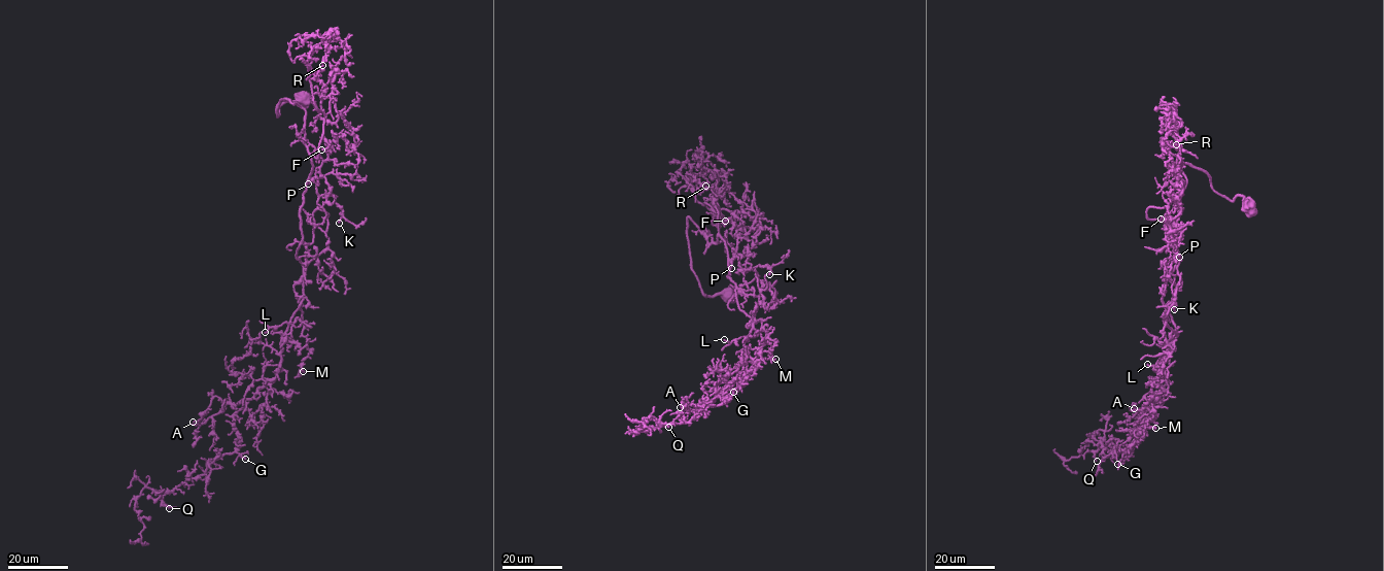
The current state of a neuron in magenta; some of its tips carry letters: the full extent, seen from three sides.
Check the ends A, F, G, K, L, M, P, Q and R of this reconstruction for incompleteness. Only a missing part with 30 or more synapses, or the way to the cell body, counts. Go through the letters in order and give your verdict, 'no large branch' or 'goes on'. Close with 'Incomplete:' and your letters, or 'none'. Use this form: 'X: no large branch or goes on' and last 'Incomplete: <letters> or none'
A: no large branch
F: no large branch
G: no large branch
K: goes on
L: no large branch
M: no large branch
P: no large branch
Q: no large branch
R: no large branch
Incomplete: K

